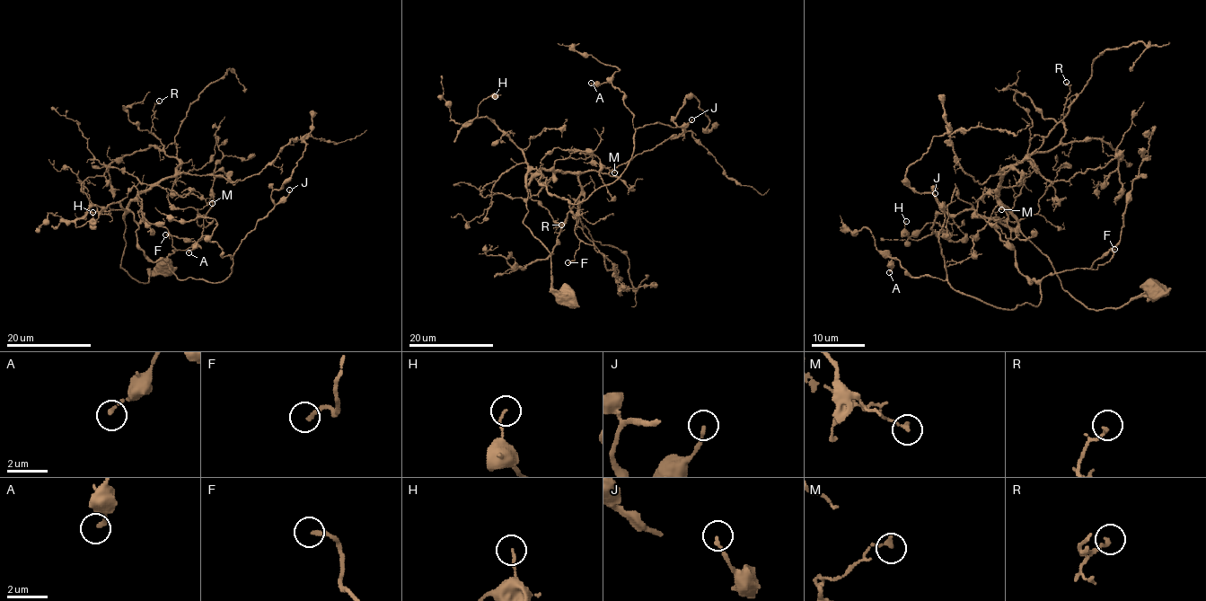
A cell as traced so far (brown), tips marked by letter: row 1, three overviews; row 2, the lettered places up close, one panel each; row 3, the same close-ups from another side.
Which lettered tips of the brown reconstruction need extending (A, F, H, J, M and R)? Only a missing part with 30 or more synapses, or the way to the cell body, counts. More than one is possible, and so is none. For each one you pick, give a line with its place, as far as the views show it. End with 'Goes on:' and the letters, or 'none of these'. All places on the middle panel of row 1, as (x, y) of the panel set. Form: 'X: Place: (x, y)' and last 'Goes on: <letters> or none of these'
F: Place: (567, 262)
Goes on: F

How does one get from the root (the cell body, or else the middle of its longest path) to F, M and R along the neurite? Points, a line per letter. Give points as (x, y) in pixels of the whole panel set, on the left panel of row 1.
F: (164, 268), (138, 282), (121, 267), (124, 216), (135, 216), (136, 245), (153, 261), (177, 251), (165, 234)
M: (164, 268), (138, 282), (121, 267), (125, 208), (154, 186), (162, 187), (176, 208), (198, 212), (212, 203)
R: (164, 268), (138, 282), (121, 267), (125, 208), (178, 166), (152, 131), (159, 101)

